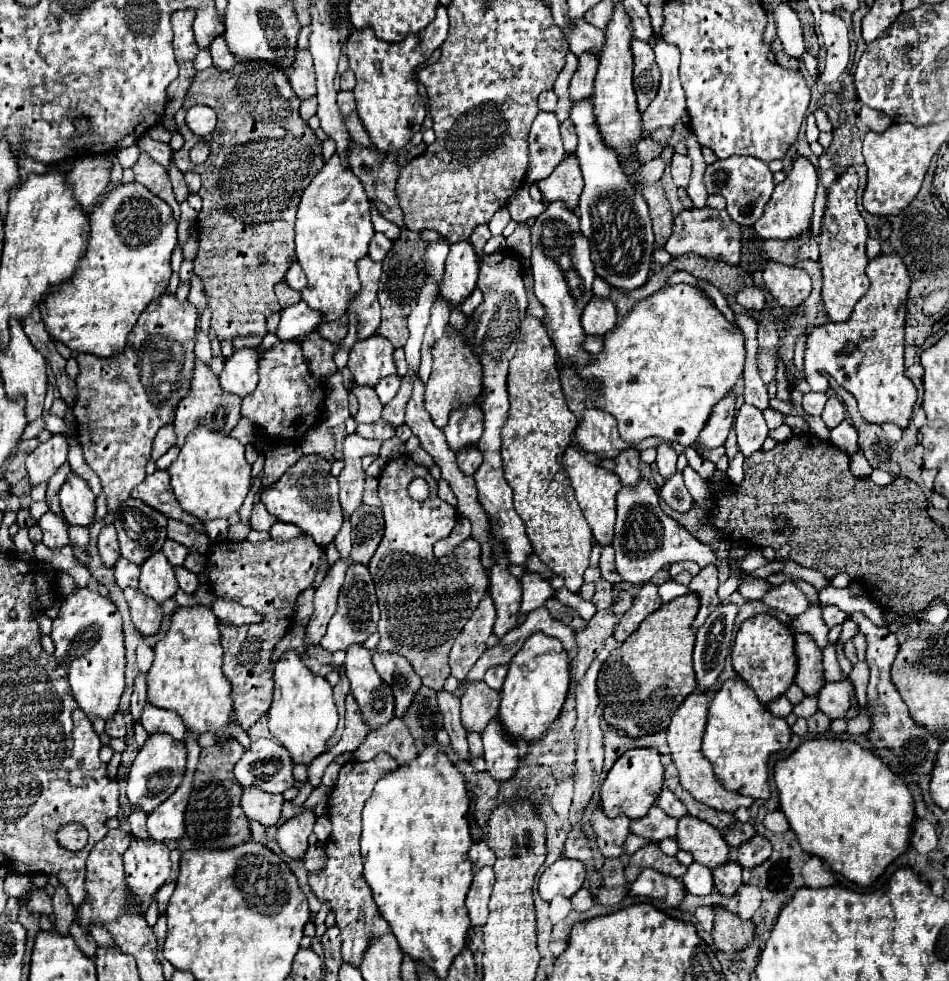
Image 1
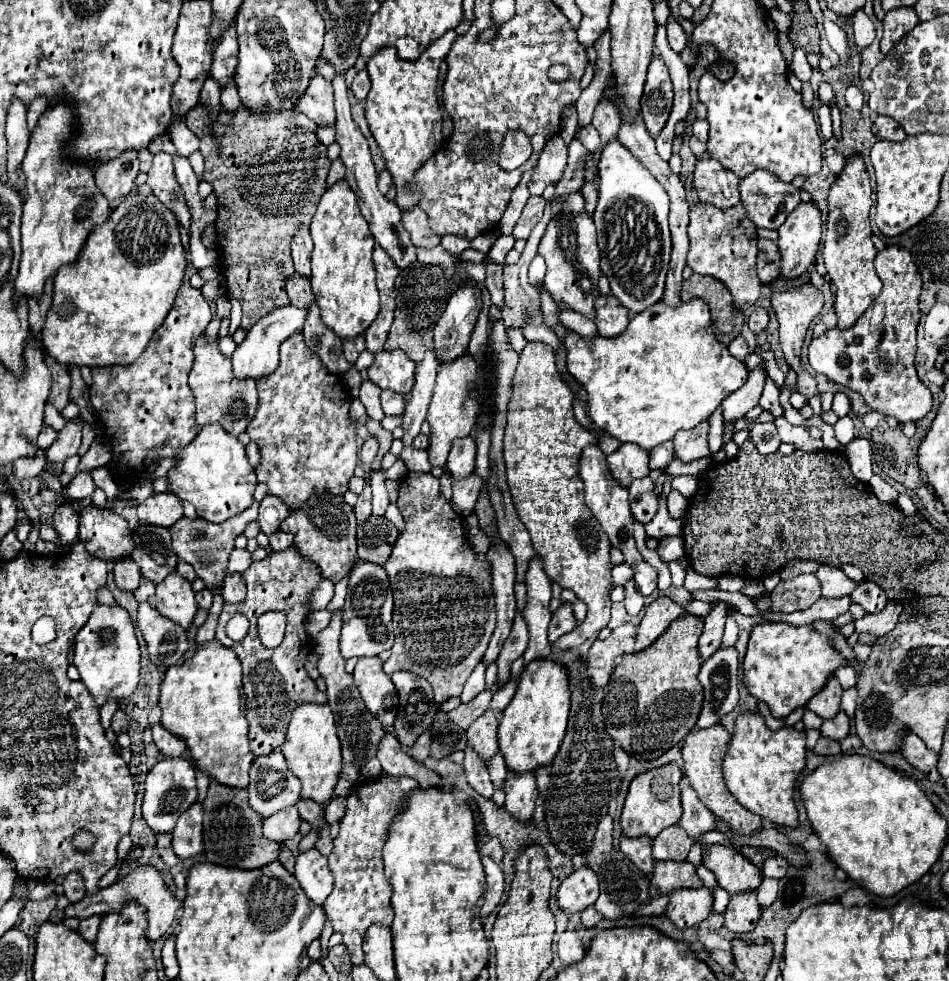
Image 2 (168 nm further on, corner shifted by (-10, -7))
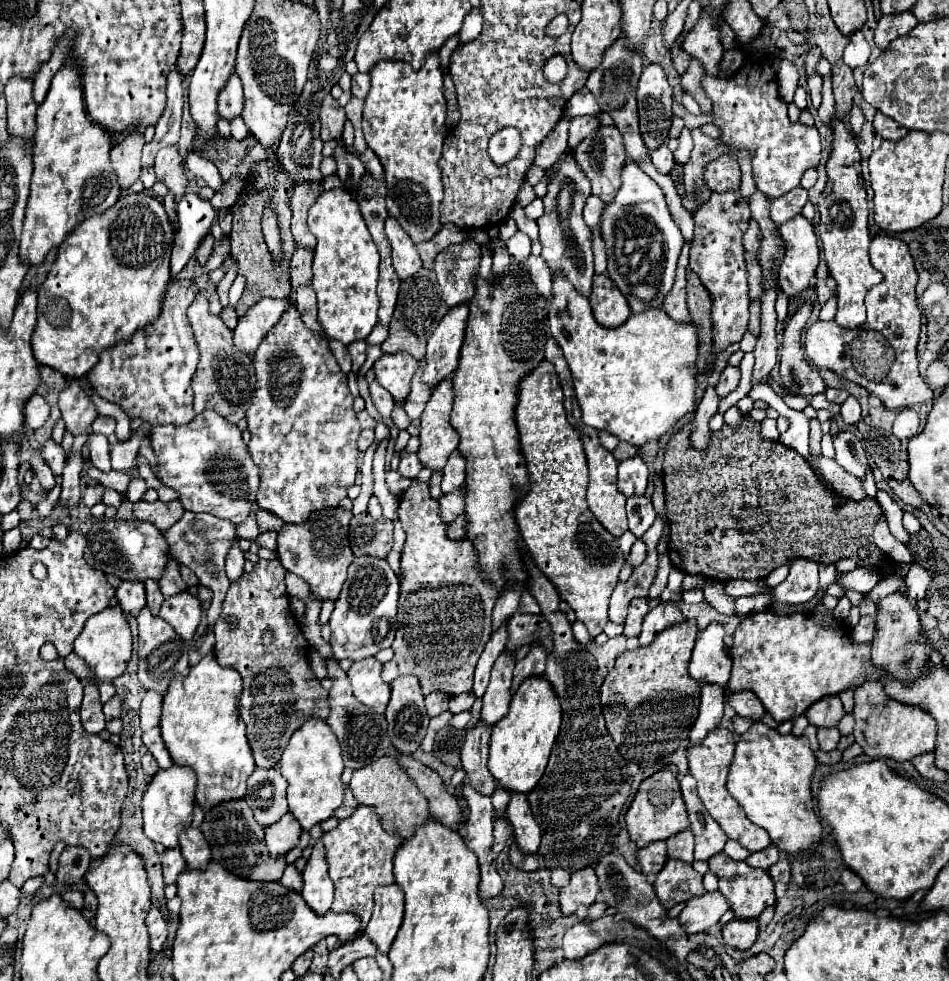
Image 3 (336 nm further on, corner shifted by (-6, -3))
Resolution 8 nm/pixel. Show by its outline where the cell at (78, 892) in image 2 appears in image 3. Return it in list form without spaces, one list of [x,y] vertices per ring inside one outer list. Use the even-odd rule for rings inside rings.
[[[65,846],[65,850],[59,856],[59,868],[57,868],[57,882],[59,884],[75,884],[83,880],[87,868],[91,866],[91,856],[87,848],[83,846]]]

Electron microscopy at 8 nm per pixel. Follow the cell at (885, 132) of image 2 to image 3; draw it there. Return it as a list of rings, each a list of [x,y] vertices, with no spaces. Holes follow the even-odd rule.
[[[881,112],[875,114],[873,128],[875,128],[875,132],[877,132],[881,138],[885,138],[885,140],[901,140],[901,138],[905,138],[907,132],[909,132],[907,128],[903,128],[901,124],[897,124],[895,120],[887,118],[887,116],[881,114]]]

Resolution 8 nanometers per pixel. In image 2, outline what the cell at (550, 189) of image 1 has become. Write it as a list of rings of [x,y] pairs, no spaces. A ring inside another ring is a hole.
[[[585,182],[585,184],[581,186],[581,196],[585,198],[585,210],[587,210],[587,214],[591,216],[591,212],[595,210],[595,200],[597,200],[595,182]]]

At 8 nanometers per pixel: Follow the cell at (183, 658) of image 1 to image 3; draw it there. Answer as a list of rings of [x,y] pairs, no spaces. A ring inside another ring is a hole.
[[[213,654],[191,666],[187,676],[175,676],[163,698],[161,736],[179,766],[189,766],[197,774],[197,804],[203,812],[225,800],[245,798],[245,782],[255,770],[251,748],[245,736],[245,724],[239,716],[241,676],[235,670],[221,668]]]

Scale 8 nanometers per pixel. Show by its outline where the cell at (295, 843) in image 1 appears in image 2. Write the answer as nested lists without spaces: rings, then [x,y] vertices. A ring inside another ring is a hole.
[[[311,848],[297,856],[295,878],[315,904],[323,904],[323,900],[331,894],[331,872],[327,858],[317,848]]]

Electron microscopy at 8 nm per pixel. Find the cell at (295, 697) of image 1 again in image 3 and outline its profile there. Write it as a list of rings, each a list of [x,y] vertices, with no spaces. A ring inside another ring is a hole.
[[[307,720],[295,736],[291,736],[291,744],[285,748],[283,758],[279,760],[279,770],[287,778],[287,800],[289,812],[299,820],[303,830],[311,830],[315,824],[329,820],[335,810],[343,804],[343,758],[339,742],[331,732],[329,724],[323,720]]]

